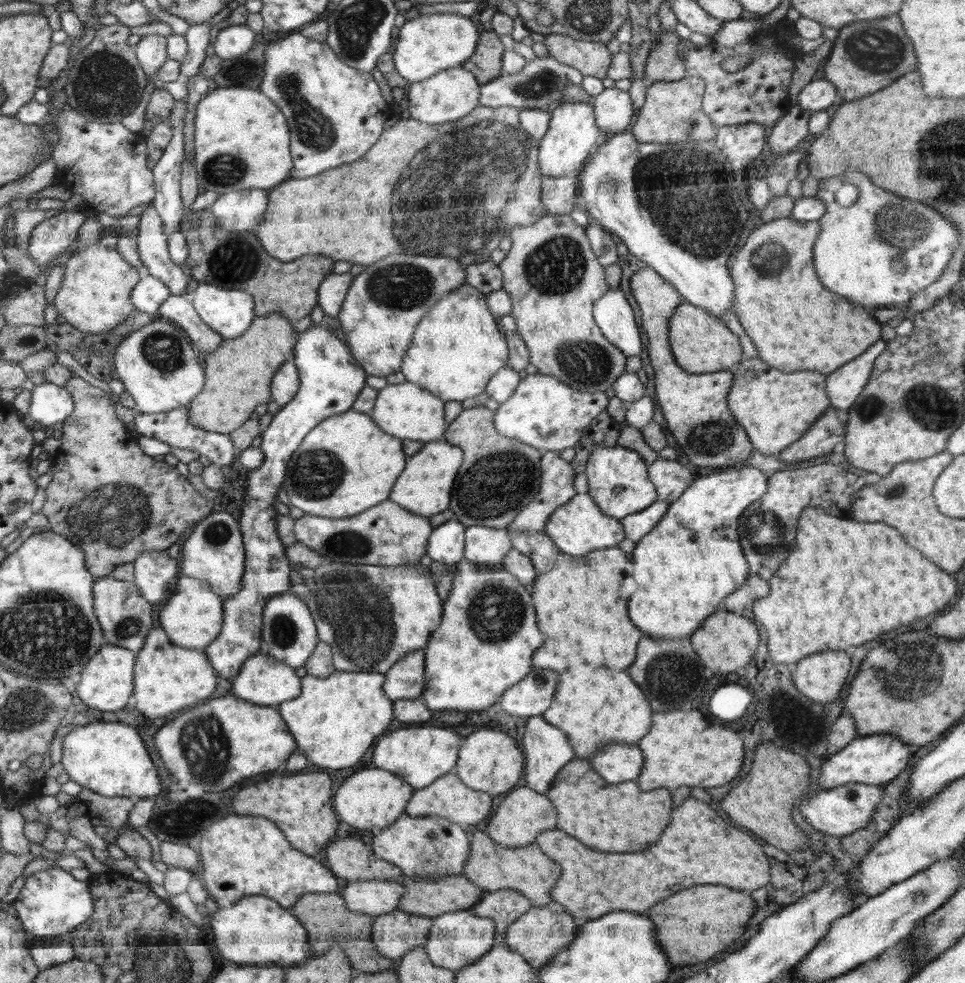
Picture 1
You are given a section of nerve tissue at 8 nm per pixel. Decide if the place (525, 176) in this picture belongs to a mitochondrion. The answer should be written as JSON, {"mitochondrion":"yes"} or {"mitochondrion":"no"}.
{"mitochondrion":"yes"}

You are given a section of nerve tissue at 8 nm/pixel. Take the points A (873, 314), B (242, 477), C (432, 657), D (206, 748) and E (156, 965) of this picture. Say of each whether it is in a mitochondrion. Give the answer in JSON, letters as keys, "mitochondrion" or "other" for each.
{"A":"other","B":"other","C":"other","D":"mitochondrion","E":"mitochondrion"}

